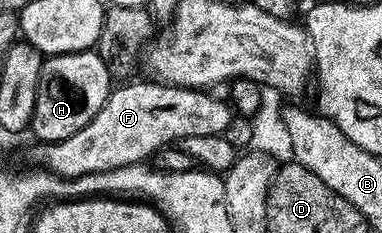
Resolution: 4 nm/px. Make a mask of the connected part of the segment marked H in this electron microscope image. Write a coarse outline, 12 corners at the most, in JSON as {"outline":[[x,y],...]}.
{"outline":[[98,51],[44,59],[31,132],[79,134],[107,102]]}

